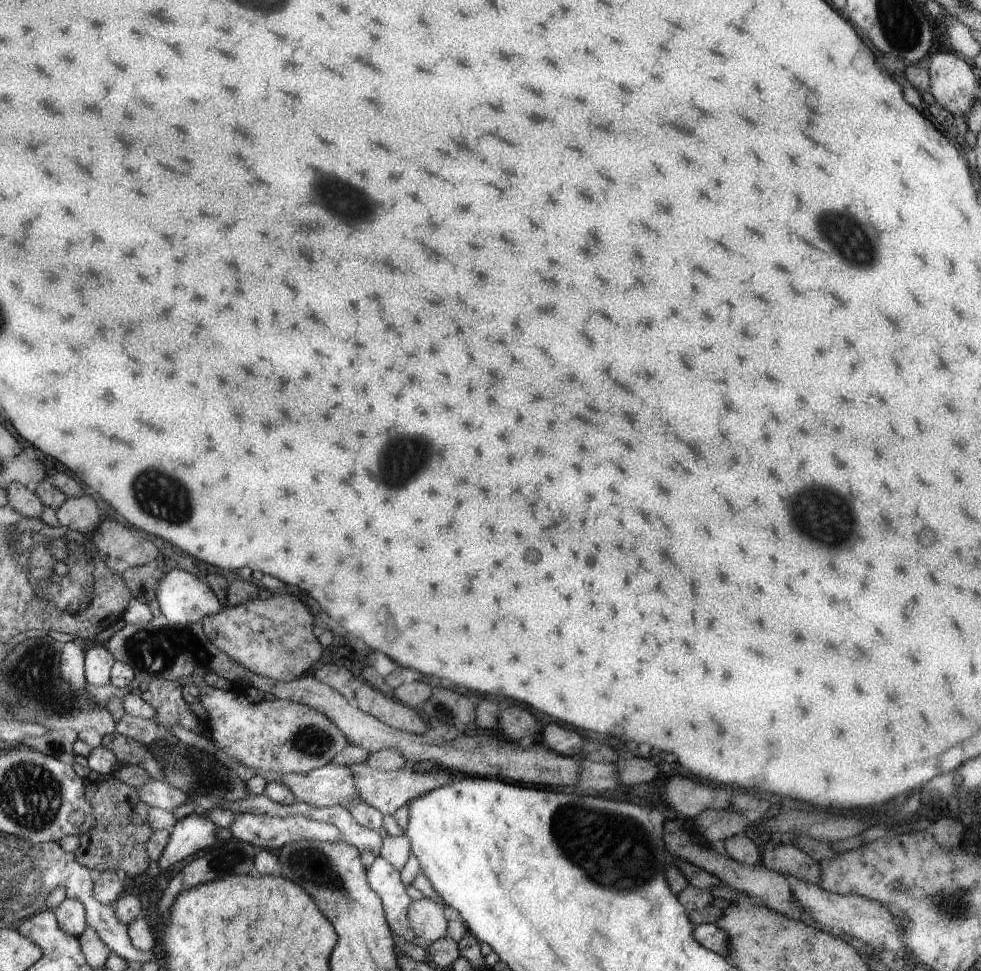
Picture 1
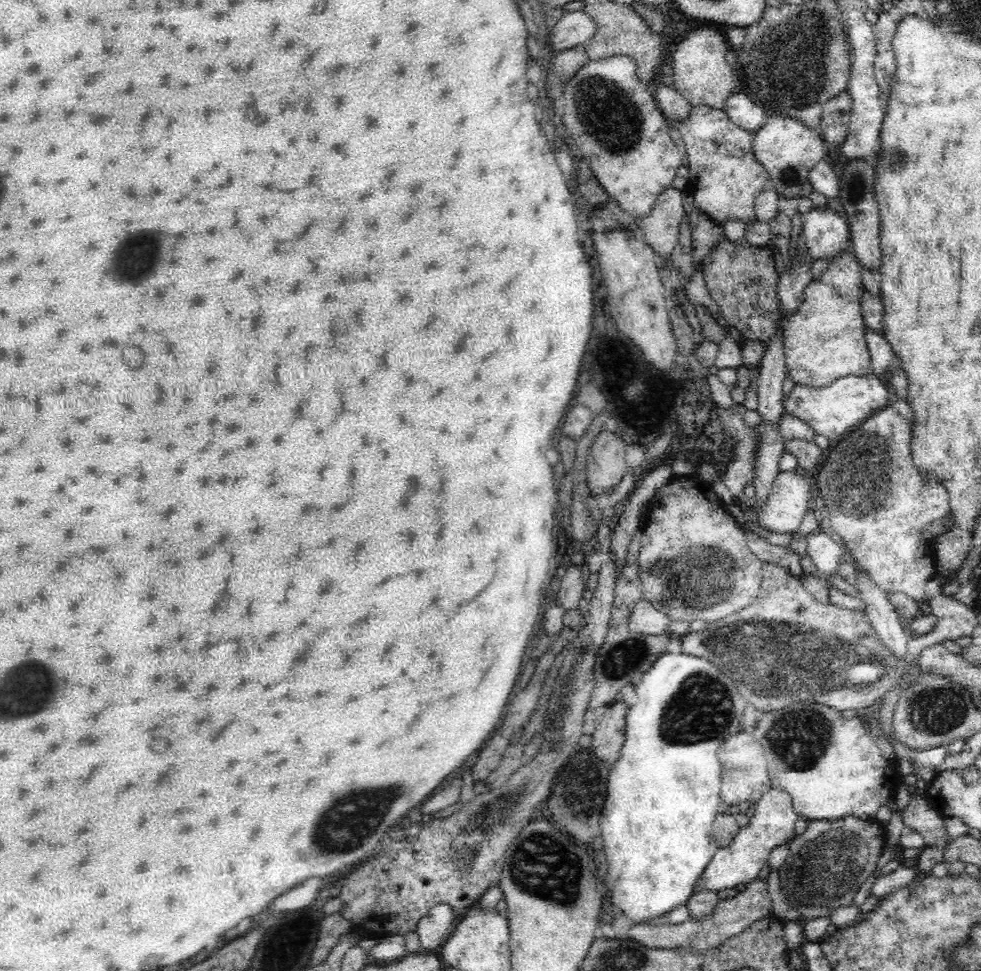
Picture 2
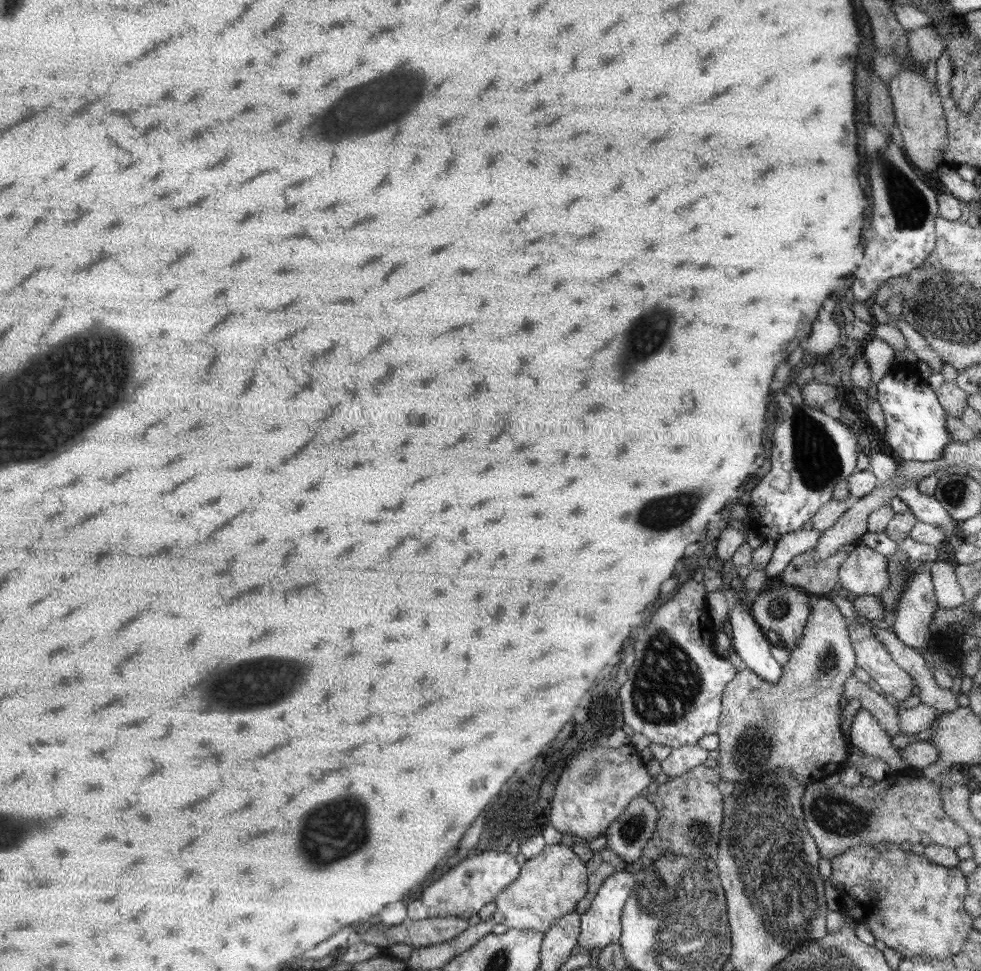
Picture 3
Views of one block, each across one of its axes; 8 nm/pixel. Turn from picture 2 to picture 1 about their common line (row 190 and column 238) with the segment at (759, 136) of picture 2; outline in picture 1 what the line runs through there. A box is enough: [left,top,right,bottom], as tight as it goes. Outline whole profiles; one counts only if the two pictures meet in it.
[147,740,249,802]

